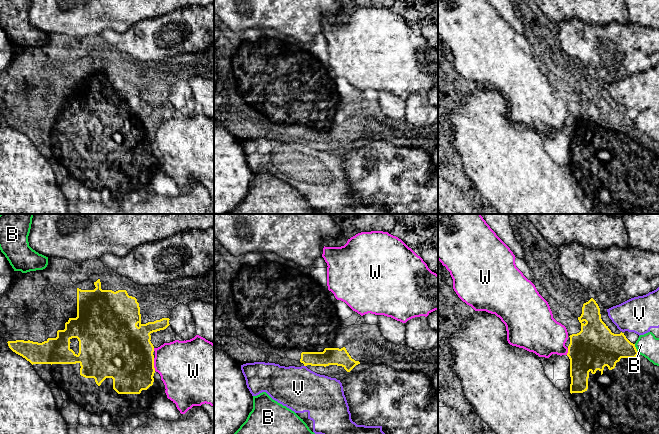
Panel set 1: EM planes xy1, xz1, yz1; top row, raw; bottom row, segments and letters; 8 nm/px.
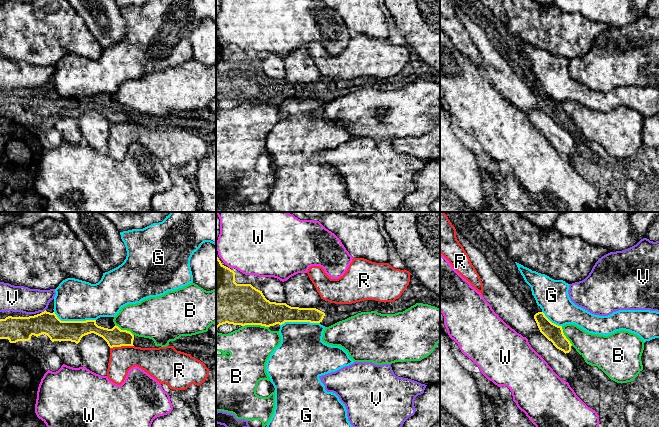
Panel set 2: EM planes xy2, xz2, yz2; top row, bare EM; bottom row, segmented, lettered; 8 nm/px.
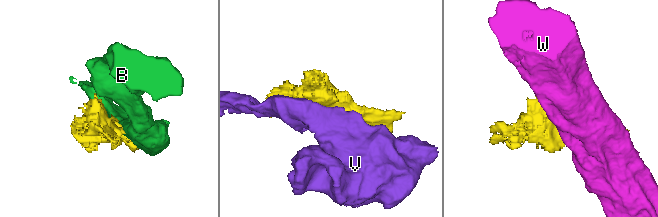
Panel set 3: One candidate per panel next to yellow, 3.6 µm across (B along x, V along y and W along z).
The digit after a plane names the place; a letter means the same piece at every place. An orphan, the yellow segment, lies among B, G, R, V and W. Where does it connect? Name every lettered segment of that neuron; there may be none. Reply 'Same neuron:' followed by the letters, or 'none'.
Same neuron: none

